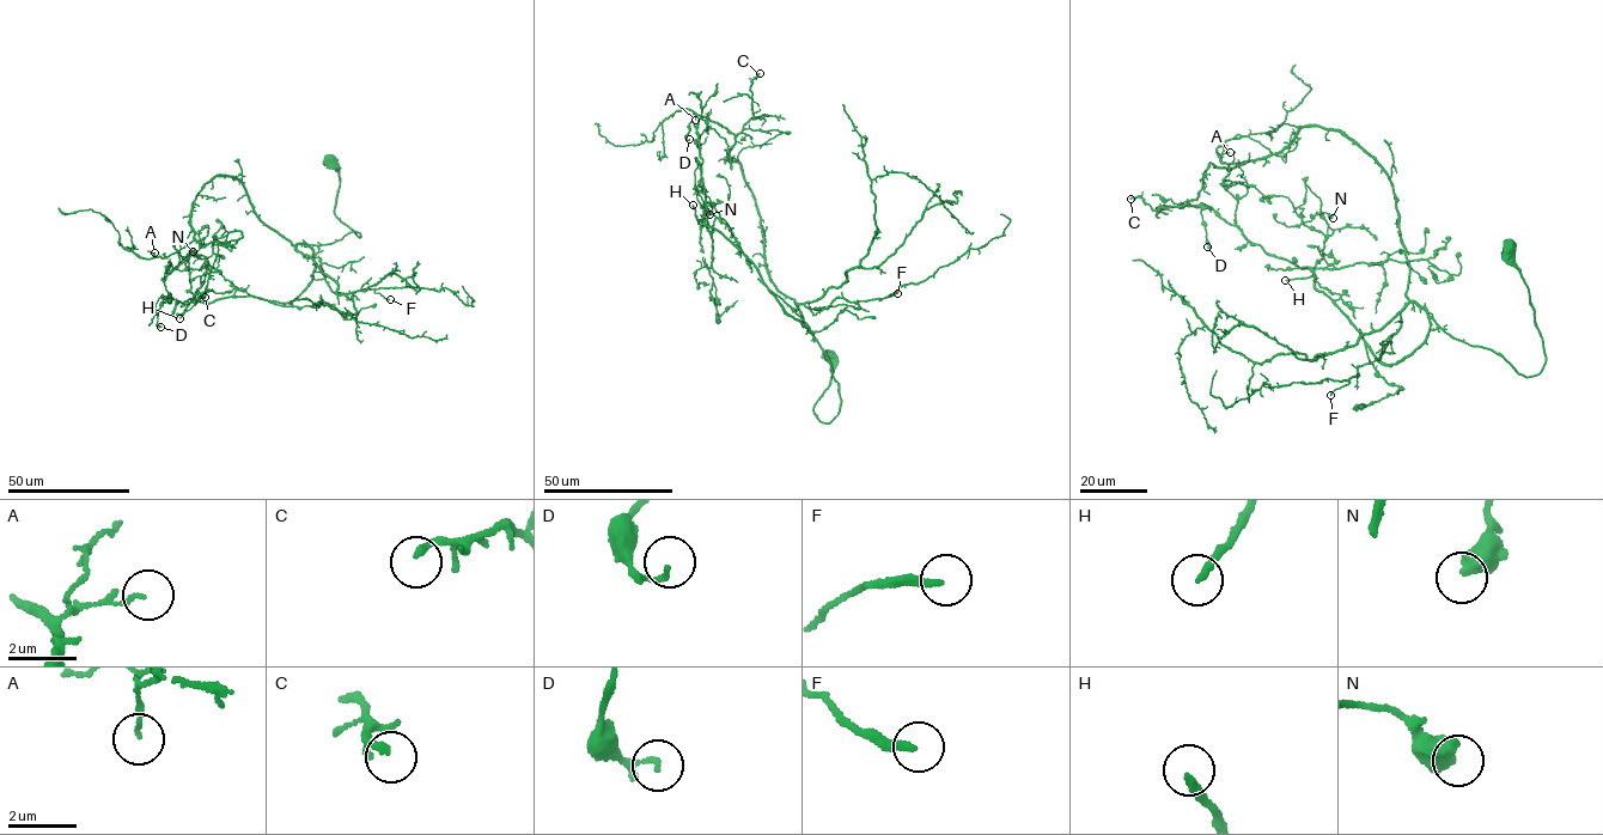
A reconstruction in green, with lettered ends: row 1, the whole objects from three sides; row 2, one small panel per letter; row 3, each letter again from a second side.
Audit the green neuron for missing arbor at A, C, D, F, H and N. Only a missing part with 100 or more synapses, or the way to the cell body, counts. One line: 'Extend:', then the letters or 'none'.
Extend: H

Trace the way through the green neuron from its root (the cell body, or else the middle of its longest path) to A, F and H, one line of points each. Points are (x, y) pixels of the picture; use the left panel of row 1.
A: (328, 162), (335, 215), (360, 237), (296, 245), (243, 183), (218, 176), (193, 203), (193, 239), (154, 253)
F: (328, 162), (340, 180), (335, 215), (360, 236), (296, 247), (320, 258), (331, 291), (373, 288), (390, 299)
H: (328, 162), (340, 180), (335, 215), (360, 237), (310, 245), (311, 282), (293, 300), (193, 300), (180, 318)

